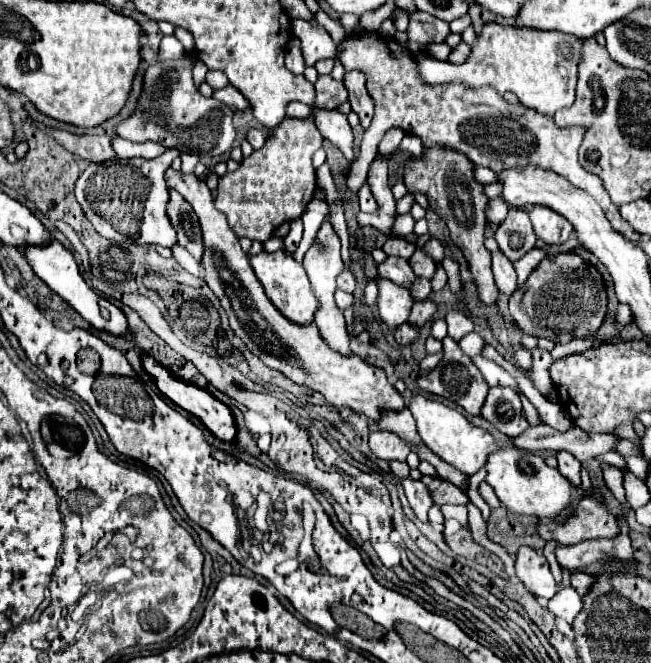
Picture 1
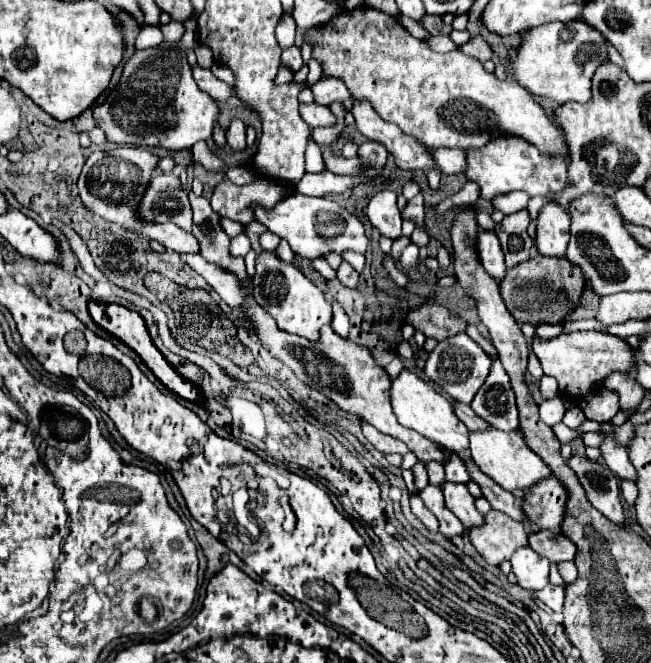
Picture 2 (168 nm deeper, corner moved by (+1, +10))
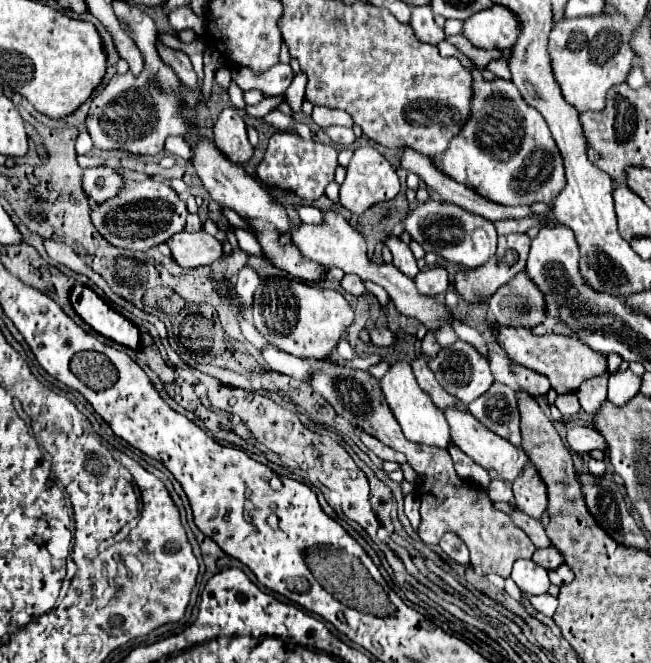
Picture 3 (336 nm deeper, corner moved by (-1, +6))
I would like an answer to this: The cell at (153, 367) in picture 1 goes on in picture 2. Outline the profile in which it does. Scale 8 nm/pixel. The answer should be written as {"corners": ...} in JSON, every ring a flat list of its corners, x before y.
{"corners":[[90,302,90,304,88,304,88,310,90,310,90,316,94,318,94,322,96,322,98,326,102,326,106,332,110,332,112,336,116,336,118,340,122,340,126,346,130,346,130,348,144,360,144,364,154,372,154,376,156,376,168,390,172,390,174,394,178,394,178,396,184,398,184,400,190,400,190,402,196,402,196,404,204,404,204,392,202,392,196,384,184,380,184,378,166,362,166,358,160,354,160,350,154,346,154,342,152,342,148,330,146,330,146,324,144,324,144,320,140,318,140,314,136,314,136,312,132,312,132,310,124,308,124,306,118,306,118,304,98,304,98,302]]}

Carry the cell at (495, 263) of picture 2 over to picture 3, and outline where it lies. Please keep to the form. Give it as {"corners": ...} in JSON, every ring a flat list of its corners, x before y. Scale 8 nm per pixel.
{"corners":[[428,200,424,204,412,206,404,218,404,230,412,236,412,240,416,240,424,248,424,252,434,252,458,266,476,268,496,254,498,234,494,224,448,202]]}

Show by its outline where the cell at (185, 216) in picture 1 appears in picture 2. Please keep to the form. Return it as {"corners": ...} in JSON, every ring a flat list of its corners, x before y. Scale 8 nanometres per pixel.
{"corners":[[174,172,158,174,150,180,150,188,140,204,140,216,148,222,174,222,190,232,192,208,188,192,182,188,180,178]]}

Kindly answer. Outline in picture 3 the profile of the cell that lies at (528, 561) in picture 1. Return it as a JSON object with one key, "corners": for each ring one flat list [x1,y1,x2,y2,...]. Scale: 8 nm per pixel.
{"corners":[[516,560,514,568,512,568,512,580,528,596,546,594,550,588,548,572,542,566,534,564,532,560]]}

